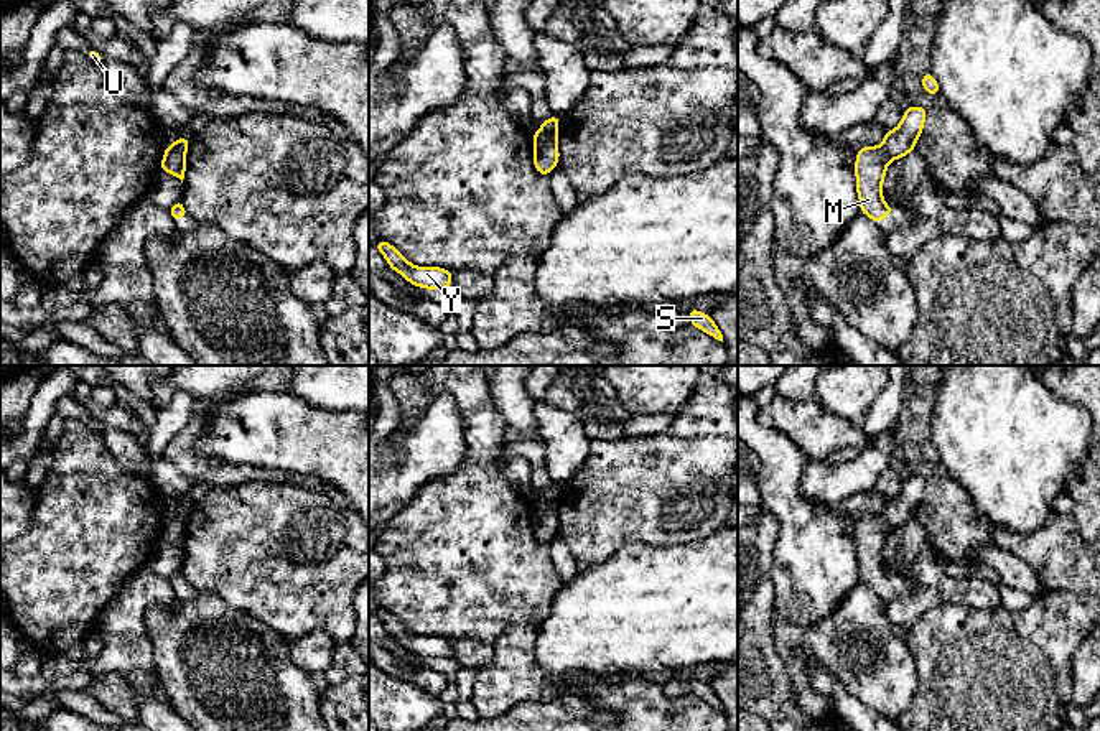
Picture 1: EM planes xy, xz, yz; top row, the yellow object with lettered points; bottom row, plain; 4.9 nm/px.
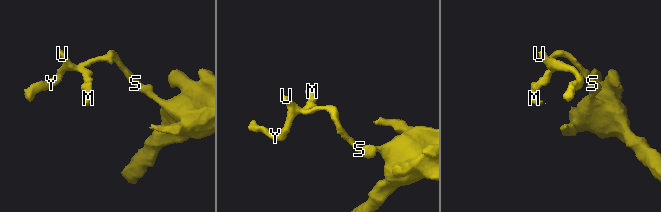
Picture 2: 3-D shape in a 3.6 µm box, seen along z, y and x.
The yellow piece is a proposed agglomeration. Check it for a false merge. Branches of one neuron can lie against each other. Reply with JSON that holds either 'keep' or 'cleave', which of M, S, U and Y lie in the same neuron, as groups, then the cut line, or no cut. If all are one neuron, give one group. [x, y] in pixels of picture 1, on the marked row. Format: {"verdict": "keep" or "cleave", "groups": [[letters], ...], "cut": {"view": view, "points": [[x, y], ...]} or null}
{"verdict": "cleave", "groups": [["M"], ["S", "U", "Y"]], "cut": {"view": "xz", "points": [[555, 140], [536, 145]]}}

